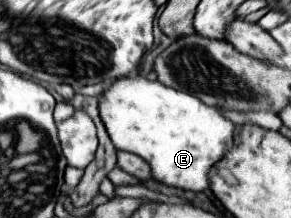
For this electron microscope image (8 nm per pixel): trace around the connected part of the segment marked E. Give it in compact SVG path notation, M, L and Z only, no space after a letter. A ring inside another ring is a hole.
M142 74L114 80L98 96L98 110L116 150L134 152L136 156L144 158L152 168L152 176L158 182L164 182L174 188L192 190L192 192L206 190L208 168L214 166L234 146L234 124L220 114L220 108L206 106L204 102L198 102L198 98L194 98L192 94L178 92L174 88L164 86L162 82L152 82Z

